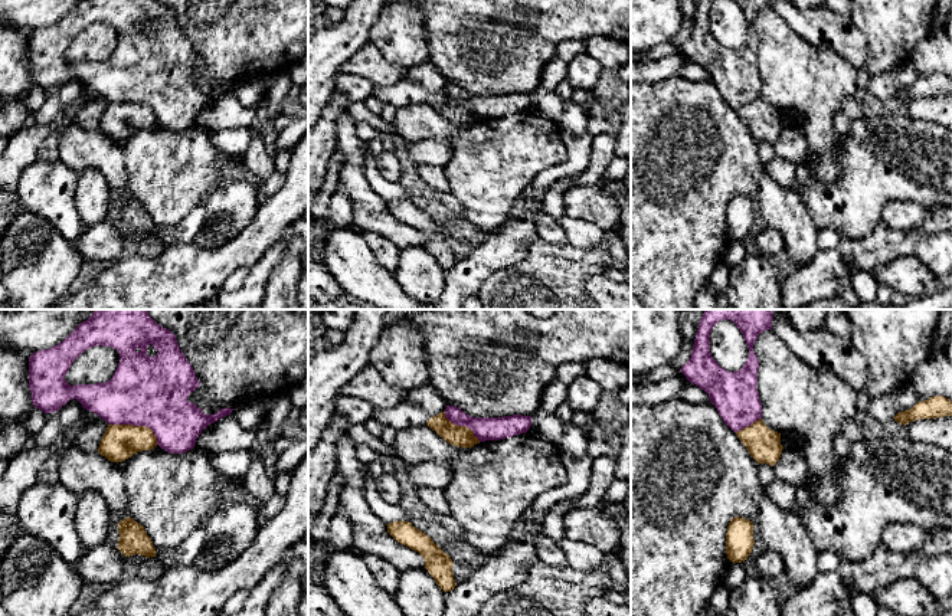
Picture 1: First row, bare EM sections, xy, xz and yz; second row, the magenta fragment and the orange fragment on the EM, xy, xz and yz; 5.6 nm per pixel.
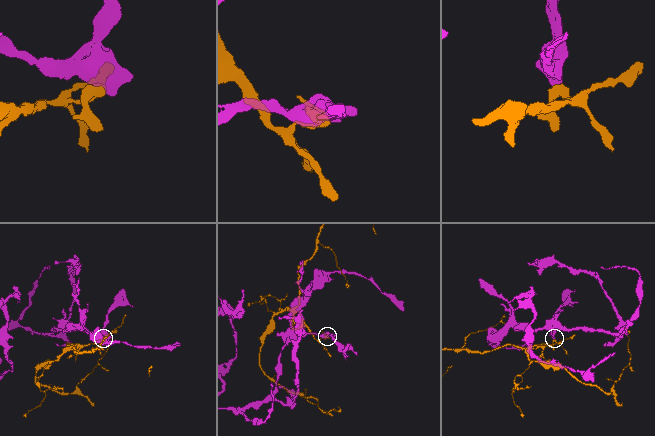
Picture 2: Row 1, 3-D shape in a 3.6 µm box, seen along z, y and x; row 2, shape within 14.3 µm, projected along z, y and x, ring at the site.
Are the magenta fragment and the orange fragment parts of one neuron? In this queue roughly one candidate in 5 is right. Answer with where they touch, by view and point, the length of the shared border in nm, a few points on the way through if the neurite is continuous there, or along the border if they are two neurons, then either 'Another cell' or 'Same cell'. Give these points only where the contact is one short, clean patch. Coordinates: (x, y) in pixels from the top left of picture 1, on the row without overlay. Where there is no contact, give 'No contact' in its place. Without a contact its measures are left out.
Touches magenta at xy (137, 102). Shared border 300 nm. Boundary: xy (110, 101), (144, 102), (151, 108), (157, 121). Another cell

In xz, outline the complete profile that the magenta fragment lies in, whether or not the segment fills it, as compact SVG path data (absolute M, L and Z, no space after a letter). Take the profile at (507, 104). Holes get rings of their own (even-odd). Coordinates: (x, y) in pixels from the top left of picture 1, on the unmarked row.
M446 83L445 95L457 104L471 107L480 119L513 115L531 104L531 94L471 95L457 83Z

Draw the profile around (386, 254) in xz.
M360 232L372 252L377 263L380 263L387 271L395 271L399 263L400 250L395 243L389 242L386 237L373 233L373 232Z

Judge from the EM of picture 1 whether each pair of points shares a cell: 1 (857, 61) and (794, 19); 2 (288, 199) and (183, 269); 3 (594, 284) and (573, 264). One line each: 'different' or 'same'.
1: same
2: same
3: different

